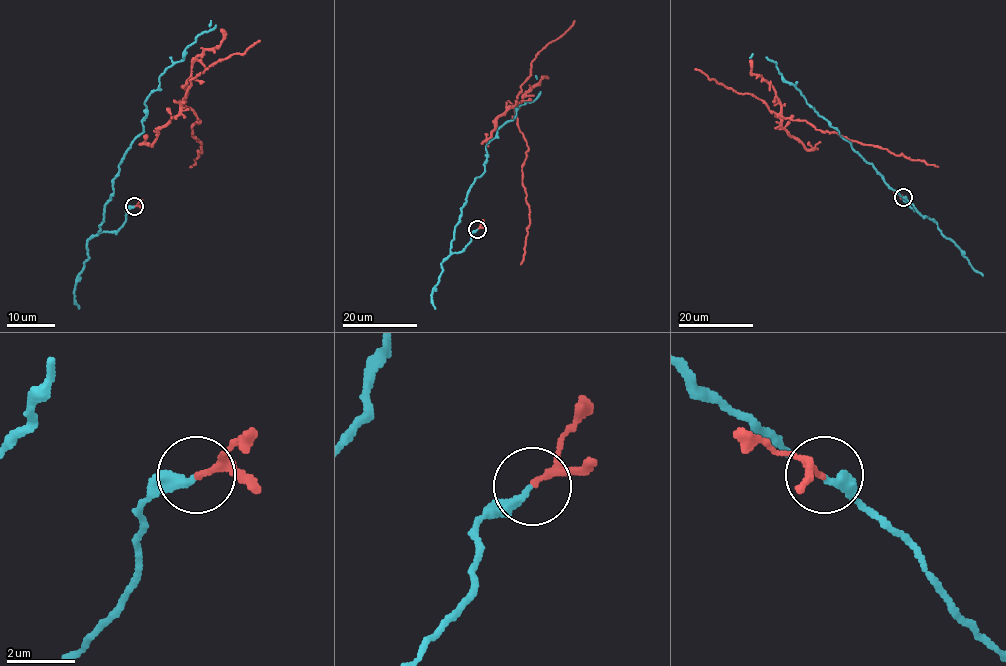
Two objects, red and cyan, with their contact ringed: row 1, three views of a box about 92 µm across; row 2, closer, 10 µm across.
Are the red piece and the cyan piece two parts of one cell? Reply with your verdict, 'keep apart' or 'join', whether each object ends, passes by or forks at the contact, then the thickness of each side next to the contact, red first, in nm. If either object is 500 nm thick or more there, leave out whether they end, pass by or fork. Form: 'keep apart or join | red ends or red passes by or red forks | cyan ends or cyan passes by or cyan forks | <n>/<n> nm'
join | red passes by | cyan ends | 140/240 nm

